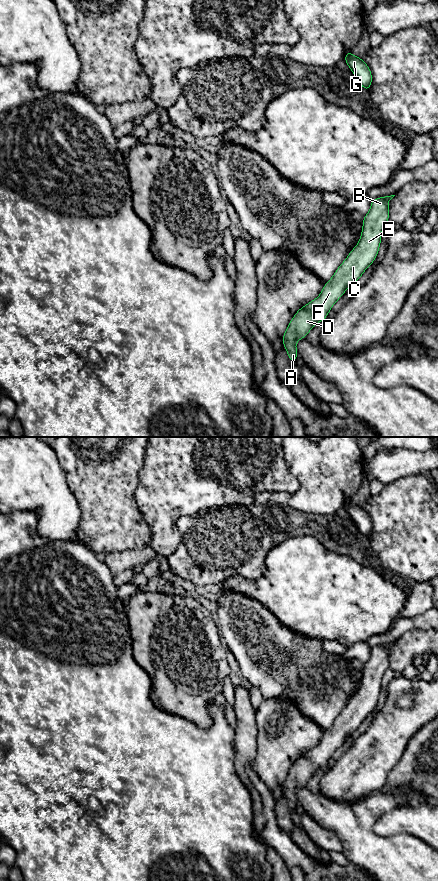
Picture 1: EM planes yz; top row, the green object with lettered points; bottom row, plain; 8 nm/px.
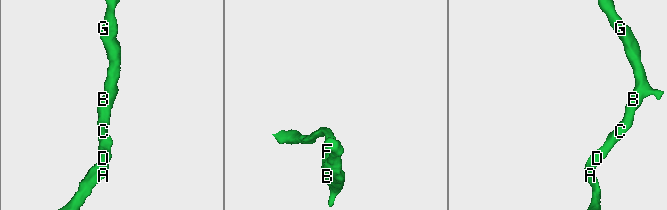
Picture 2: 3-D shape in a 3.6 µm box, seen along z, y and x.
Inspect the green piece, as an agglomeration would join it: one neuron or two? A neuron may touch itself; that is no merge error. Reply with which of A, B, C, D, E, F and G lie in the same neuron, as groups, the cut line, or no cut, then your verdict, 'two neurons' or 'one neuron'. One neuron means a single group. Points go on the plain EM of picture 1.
A B C D E F G; no cut; one neuron

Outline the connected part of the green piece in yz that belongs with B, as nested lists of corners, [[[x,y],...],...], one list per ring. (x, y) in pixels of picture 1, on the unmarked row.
[[[394,644],[378,645],[371,649],[370,658],[363,665],[362,680],[357,693],[337,716],[332,726],[324,732],[320,743],[301,755],[291,767],[282,784],[283,795],[288,801],[290,811],[297,808],[298,799],[295,791],[306,786],[317,771],[326,767],[336,749],[375,709],[381,693],[383,675],[390,668],[389,649]]]

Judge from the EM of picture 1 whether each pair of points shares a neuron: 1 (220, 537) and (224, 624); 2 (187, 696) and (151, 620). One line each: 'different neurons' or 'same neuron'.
1: different neurons
2: same neuron

